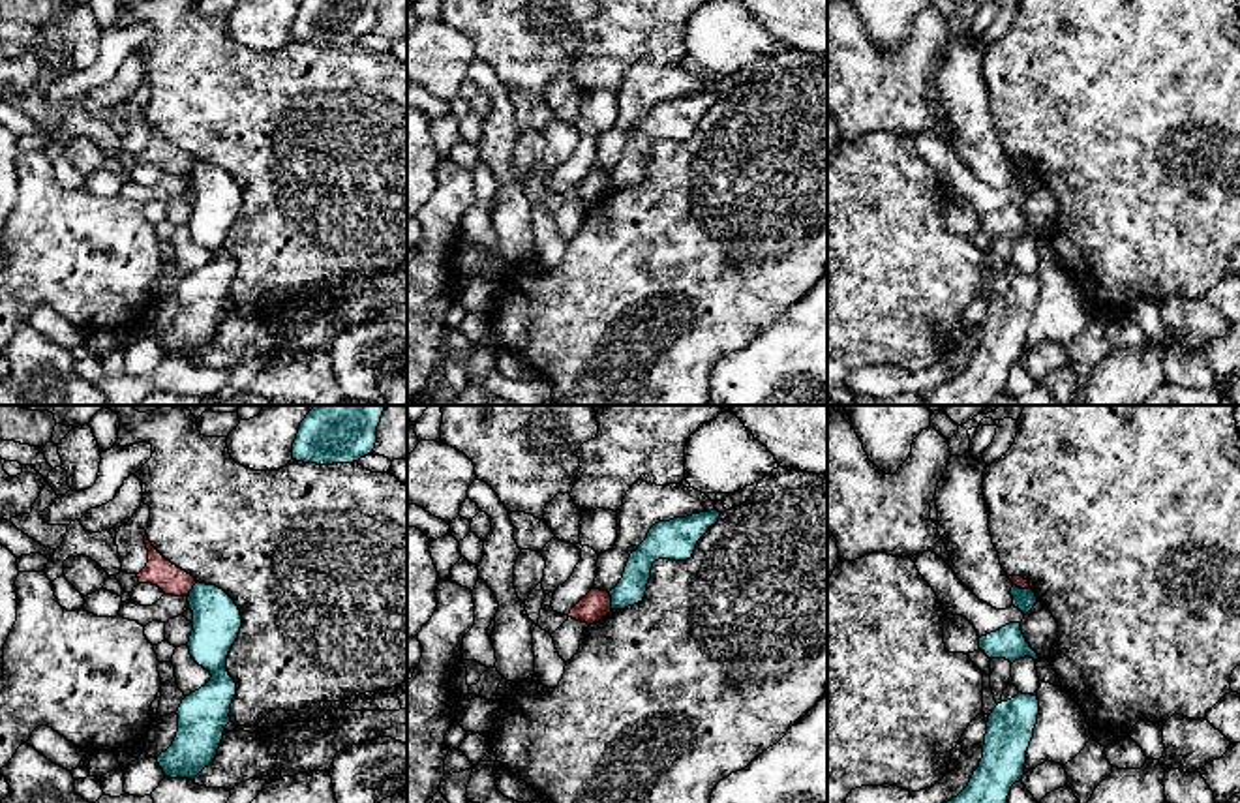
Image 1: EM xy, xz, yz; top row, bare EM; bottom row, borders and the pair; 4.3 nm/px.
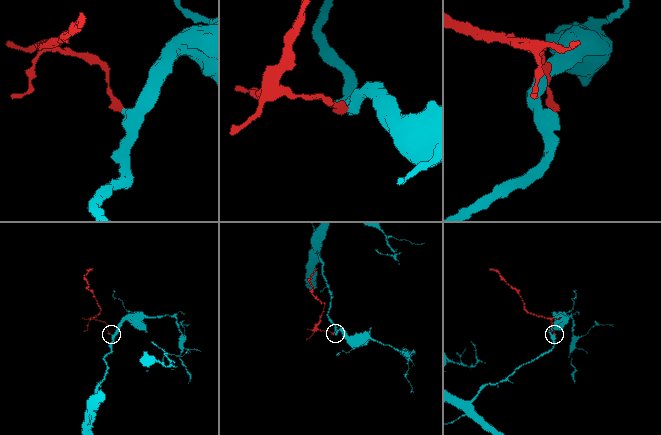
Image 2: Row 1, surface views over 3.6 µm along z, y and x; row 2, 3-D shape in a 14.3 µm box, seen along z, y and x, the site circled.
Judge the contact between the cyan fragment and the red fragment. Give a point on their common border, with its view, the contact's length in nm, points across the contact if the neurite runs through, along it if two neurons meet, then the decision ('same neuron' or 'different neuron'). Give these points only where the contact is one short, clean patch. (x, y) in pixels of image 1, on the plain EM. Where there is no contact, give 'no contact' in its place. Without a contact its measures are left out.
meets cyan in xz at (612, 181); contact 70 nm long; border along xz (608, 173), (612, 188); different neuron

